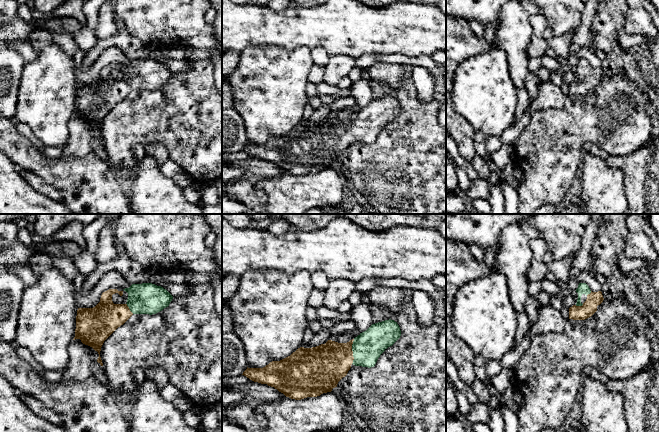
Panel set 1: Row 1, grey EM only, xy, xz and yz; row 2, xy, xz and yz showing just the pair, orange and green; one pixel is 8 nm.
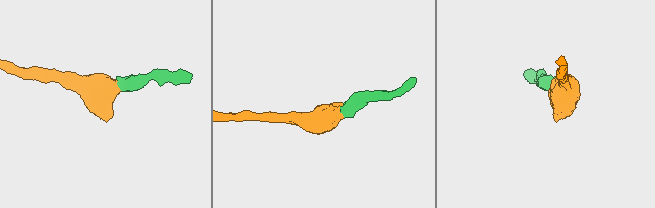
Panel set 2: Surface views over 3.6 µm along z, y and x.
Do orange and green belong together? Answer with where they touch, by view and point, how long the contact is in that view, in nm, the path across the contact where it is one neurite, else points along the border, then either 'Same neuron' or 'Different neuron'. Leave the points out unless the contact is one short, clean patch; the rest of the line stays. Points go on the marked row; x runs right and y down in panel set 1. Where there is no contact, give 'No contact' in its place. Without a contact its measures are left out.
Touches orange at xz (352, 351). Shared border 200 nm. Path across: xz (325, 365), (330, 360), (352, 351), (362, 351), (367, 347). Same neuron

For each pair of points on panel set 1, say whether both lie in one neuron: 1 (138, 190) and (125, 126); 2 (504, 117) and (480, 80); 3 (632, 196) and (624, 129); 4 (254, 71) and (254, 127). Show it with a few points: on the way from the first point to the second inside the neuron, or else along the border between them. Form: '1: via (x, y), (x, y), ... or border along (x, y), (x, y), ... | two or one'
1: border along (136, 162), (132, 169) | two
2: via (495, 108), (487, 100), (482, 89) | one
3: border along (637, 149), (622, 156), (608, 156) | two
4: via (255, 85), (255, 113) | one

